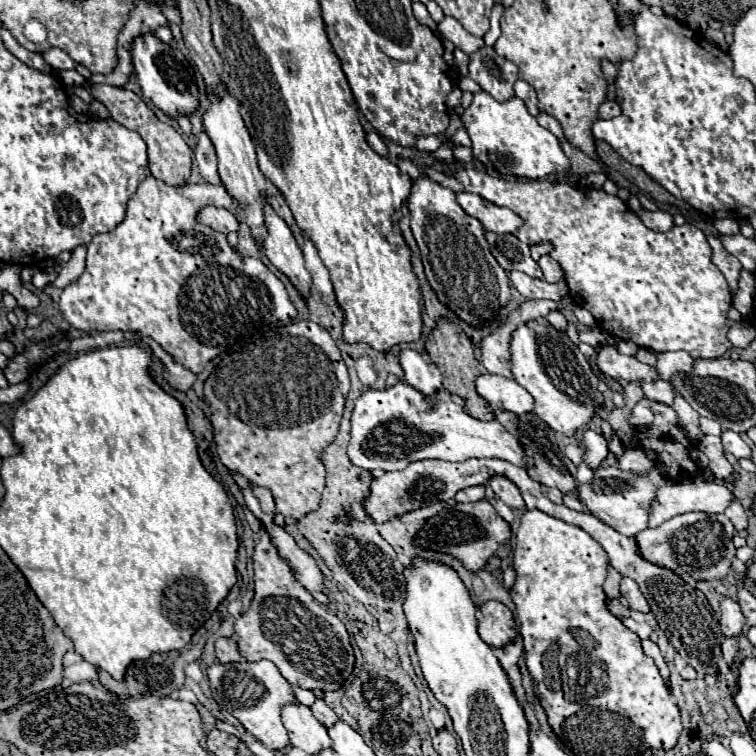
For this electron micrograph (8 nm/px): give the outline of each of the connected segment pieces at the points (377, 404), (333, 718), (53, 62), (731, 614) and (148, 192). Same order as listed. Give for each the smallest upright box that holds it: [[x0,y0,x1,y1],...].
[[348,382,534,472],[312,700,338,728],[42,48,76,70],[720,598,746,638],[58,176,298,374]]

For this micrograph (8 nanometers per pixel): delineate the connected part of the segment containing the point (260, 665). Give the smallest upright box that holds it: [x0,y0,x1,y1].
[208,660,298,750]

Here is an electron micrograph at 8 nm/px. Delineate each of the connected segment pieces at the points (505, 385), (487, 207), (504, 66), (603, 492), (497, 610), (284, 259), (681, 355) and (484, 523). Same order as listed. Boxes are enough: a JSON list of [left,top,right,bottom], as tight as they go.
[[476,374,534,414],[456,192,522,234],[468,46,518,102],[578,462,668,536],[478,600,518,648],[262,204,314,300],[656,352,694,378],[414,500,510,572]]

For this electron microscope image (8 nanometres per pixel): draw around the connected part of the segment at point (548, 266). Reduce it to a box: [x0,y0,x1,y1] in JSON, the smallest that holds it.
[538,254,564,282]

